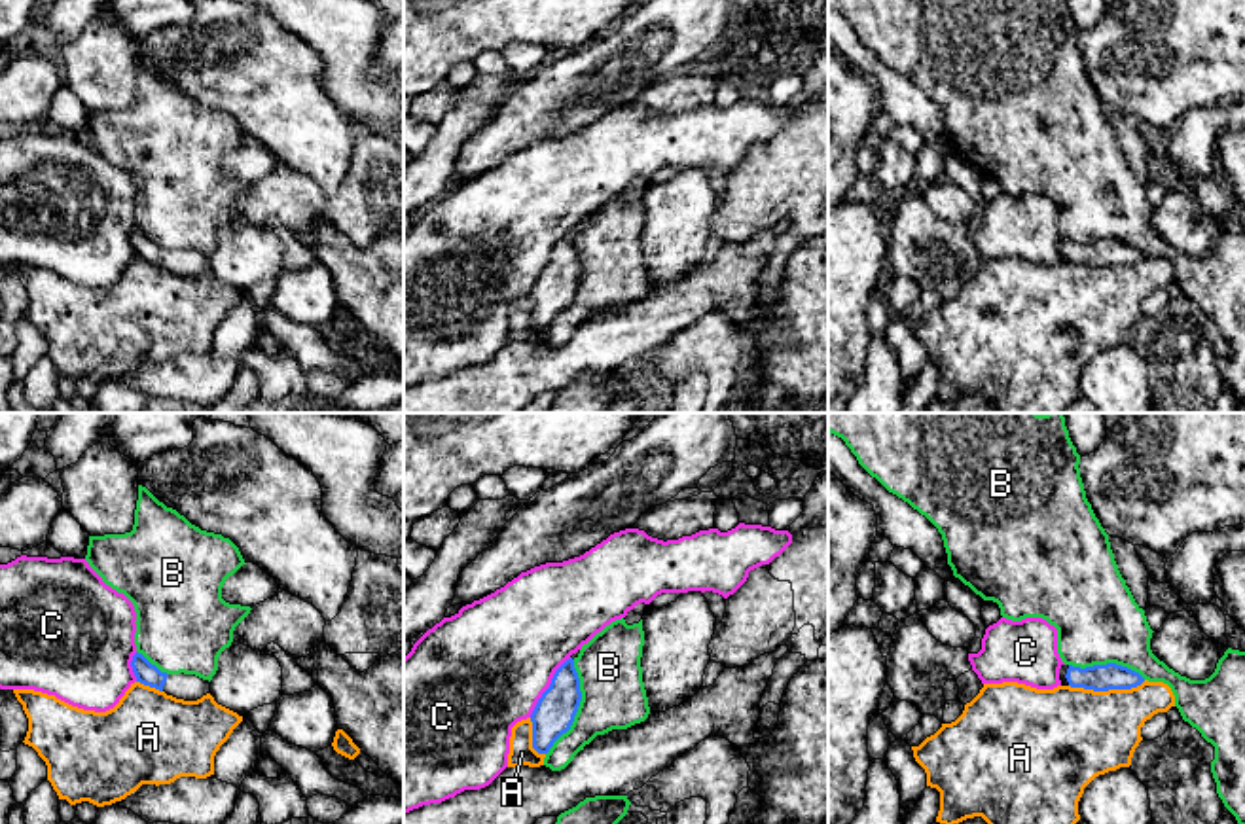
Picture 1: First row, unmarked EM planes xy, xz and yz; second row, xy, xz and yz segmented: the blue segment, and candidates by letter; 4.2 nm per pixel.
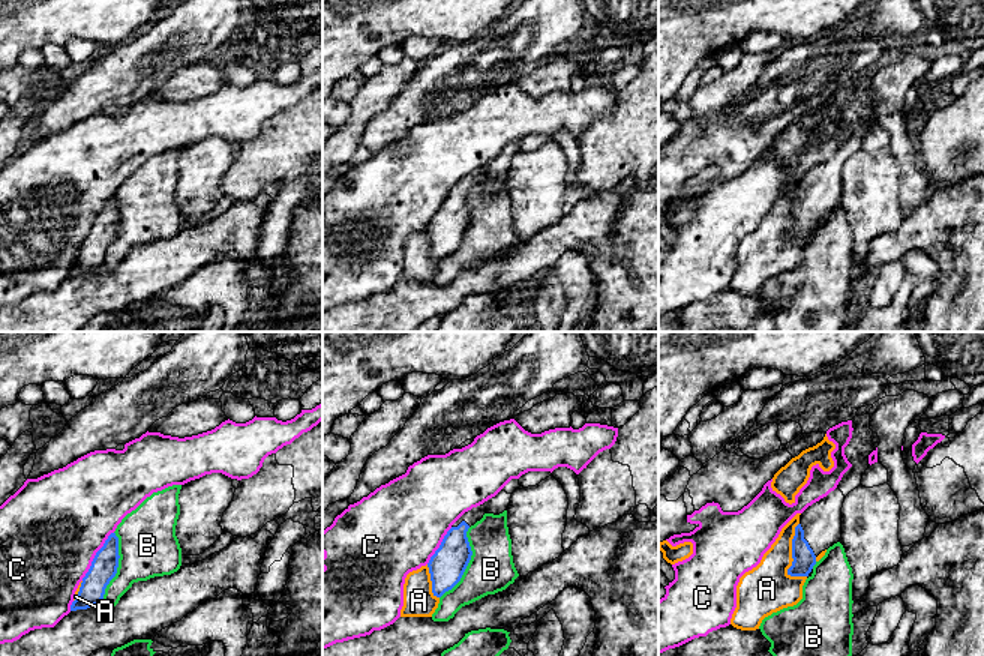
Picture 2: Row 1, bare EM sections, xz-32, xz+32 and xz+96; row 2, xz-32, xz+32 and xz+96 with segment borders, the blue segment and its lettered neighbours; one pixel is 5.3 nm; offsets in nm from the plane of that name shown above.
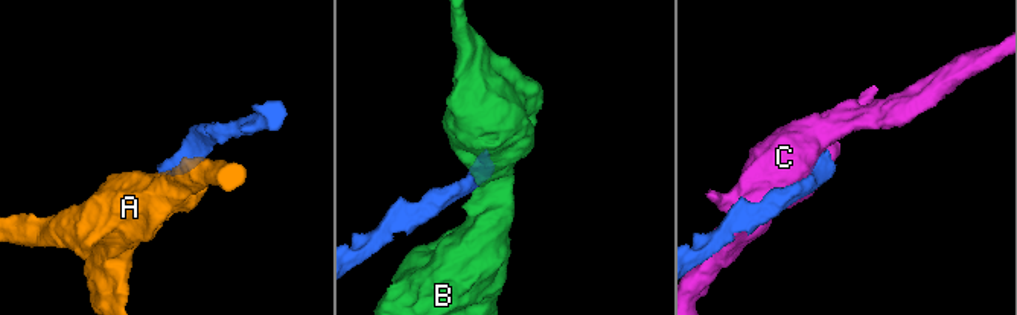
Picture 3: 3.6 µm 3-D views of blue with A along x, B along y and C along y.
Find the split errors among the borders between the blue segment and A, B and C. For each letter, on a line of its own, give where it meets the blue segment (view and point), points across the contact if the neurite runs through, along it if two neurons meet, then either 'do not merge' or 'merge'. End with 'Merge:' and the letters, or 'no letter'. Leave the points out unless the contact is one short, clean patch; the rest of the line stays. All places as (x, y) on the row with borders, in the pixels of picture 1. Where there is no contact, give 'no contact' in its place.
A: meets blue in yz at (1107, 690); do not merge
B: meets blue in xz at (578, 705); do not merge
C: meets blue in xz at (550, 686); do not merge
Merge: no letter

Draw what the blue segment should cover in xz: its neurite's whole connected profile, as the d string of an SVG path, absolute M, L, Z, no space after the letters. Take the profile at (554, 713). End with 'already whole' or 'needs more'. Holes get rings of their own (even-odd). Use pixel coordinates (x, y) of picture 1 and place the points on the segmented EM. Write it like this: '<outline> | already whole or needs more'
M570 657L555 671L531 714L532 748L538 754L548 754L553 743L570 729L580 701L580 678Z | already whole

